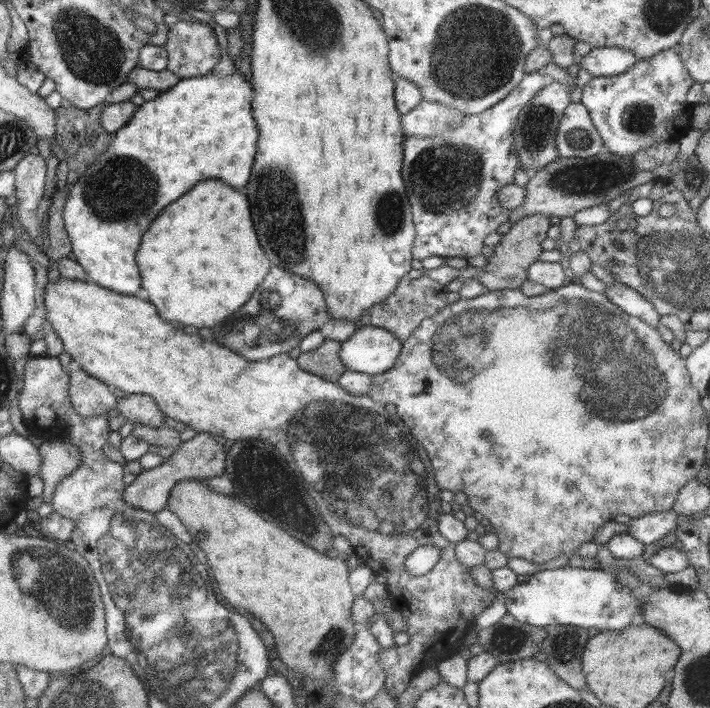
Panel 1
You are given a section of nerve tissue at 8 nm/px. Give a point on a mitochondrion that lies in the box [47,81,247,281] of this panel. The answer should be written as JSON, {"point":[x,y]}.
{"point":[125,189]}

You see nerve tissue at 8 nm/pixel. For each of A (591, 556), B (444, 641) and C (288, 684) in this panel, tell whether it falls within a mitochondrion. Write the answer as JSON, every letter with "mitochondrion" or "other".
{"A":"other","B":"other","C":"other"}

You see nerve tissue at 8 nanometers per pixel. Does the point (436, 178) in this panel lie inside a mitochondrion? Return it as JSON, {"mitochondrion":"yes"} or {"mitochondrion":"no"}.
{"mitochondrion":"yes"}

